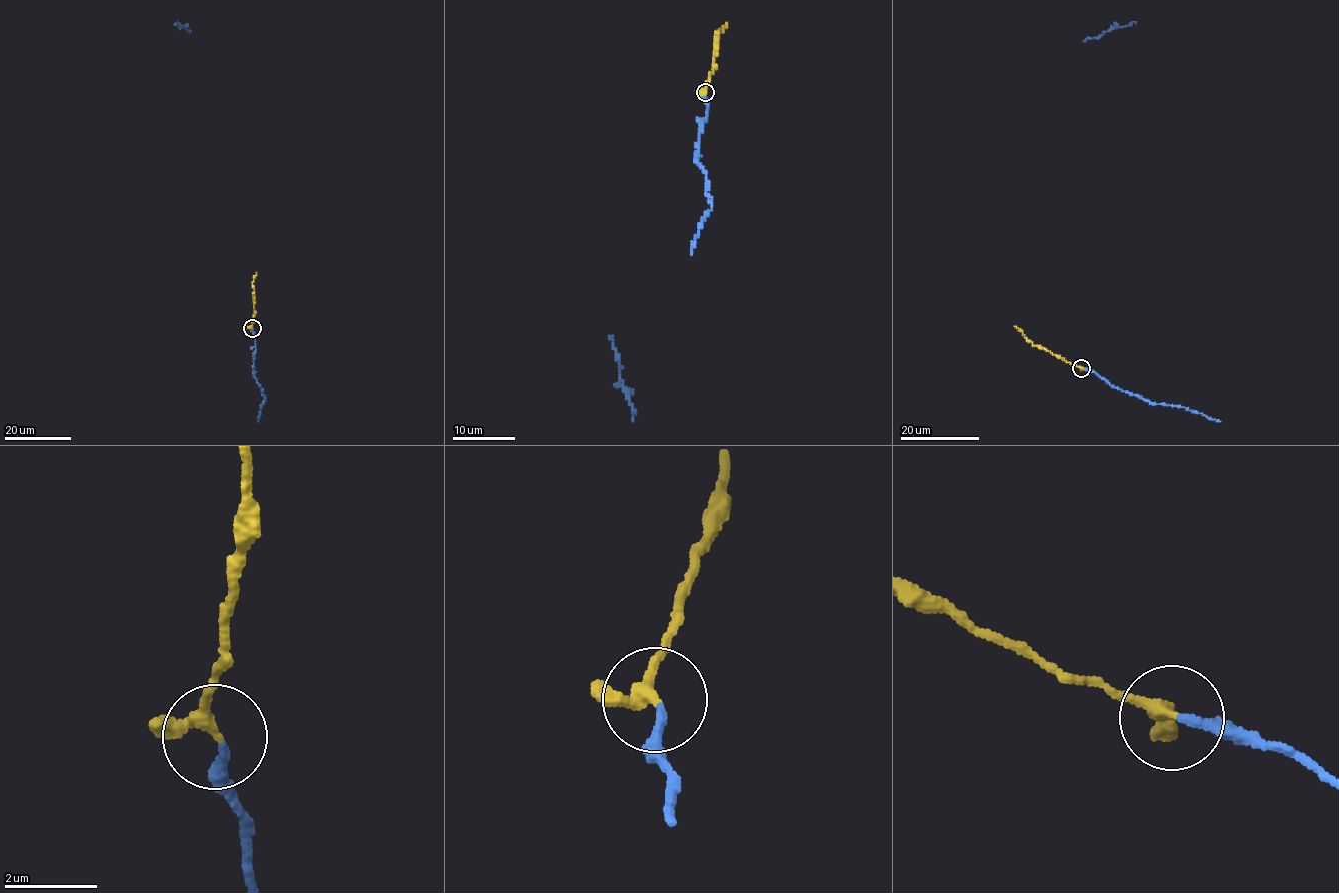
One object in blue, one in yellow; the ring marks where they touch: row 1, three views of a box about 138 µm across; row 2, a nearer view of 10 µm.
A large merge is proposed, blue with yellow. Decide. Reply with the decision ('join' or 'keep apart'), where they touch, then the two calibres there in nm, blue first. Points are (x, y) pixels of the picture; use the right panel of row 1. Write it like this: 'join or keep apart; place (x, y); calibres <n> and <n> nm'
keep apart; place (1081, 368); calibres 190 and 240 nm

